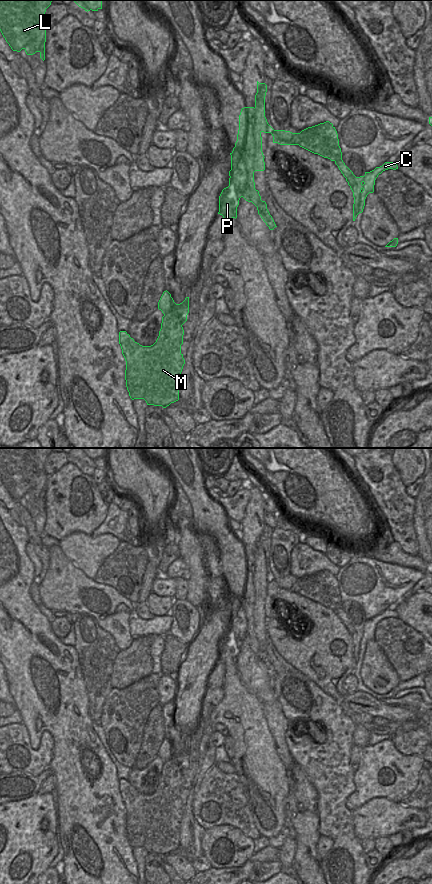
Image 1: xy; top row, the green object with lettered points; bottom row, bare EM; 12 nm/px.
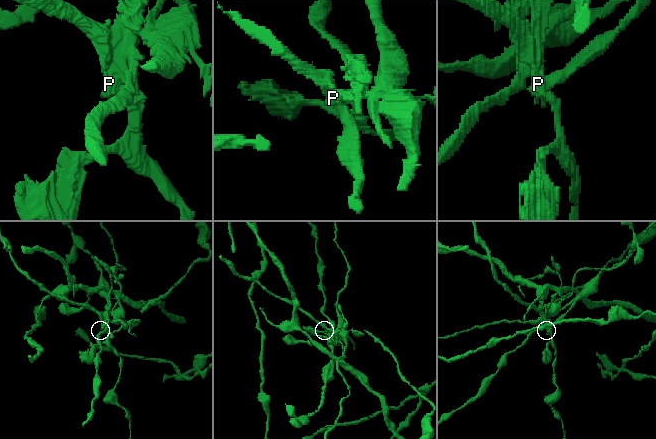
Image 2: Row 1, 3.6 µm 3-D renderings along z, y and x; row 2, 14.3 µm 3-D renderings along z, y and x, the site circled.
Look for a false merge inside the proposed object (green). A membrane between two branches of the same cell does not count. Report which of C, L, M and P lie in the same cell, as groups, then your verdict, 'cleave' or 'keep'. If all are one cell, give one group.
C L M / P | cleave

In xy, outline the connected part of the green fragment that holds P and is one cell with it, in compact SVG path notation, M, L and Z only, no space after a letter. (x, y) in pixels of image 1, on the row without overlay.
M234 632L224 636L219 644L219 660L225 670L232 666L237 666L237 655L240 646L243 645L240 639L235 636Z

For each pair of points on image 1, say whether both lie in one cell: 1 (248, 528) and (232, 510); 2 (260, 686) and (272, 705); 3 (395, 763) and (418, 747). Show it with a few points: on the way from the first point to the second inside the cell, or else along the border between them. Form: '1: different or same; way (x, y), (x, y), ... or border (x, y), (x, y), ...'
1: different; border (243, 504), (239, 520), (236, 523)
2: same; way (264, 691), (267, 700)
3: different; border (390, 739), (400, 752), (416, 754), (421, 758)

